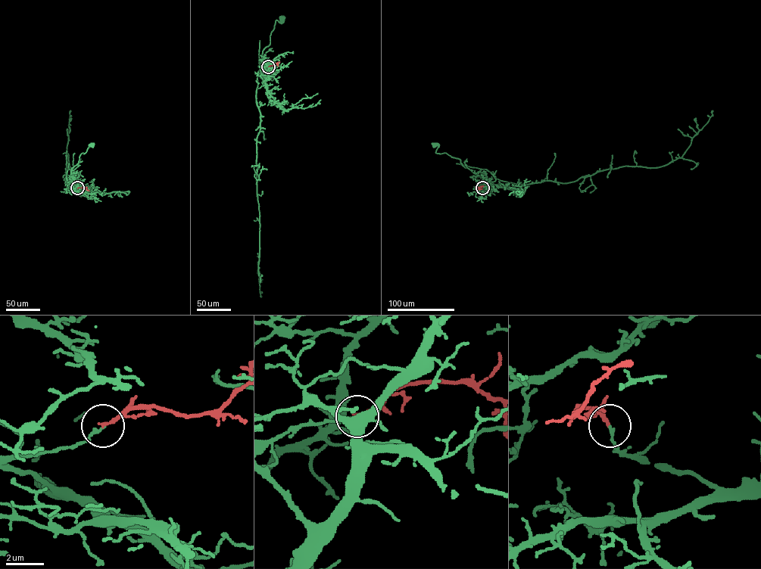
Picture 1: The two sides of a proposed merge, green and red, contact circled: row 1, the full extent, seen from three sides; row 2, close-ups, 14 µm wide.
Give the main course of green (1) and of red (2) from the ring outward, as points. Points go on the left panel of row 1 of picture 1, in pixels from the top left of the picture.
1: (77, 188), (73, 189), (76, 191), (75, 186), (70, 181), (71, 168), (78, 163), (80, 155), (92, 144)
2: (77, 188), (83, 186), (87, 189)

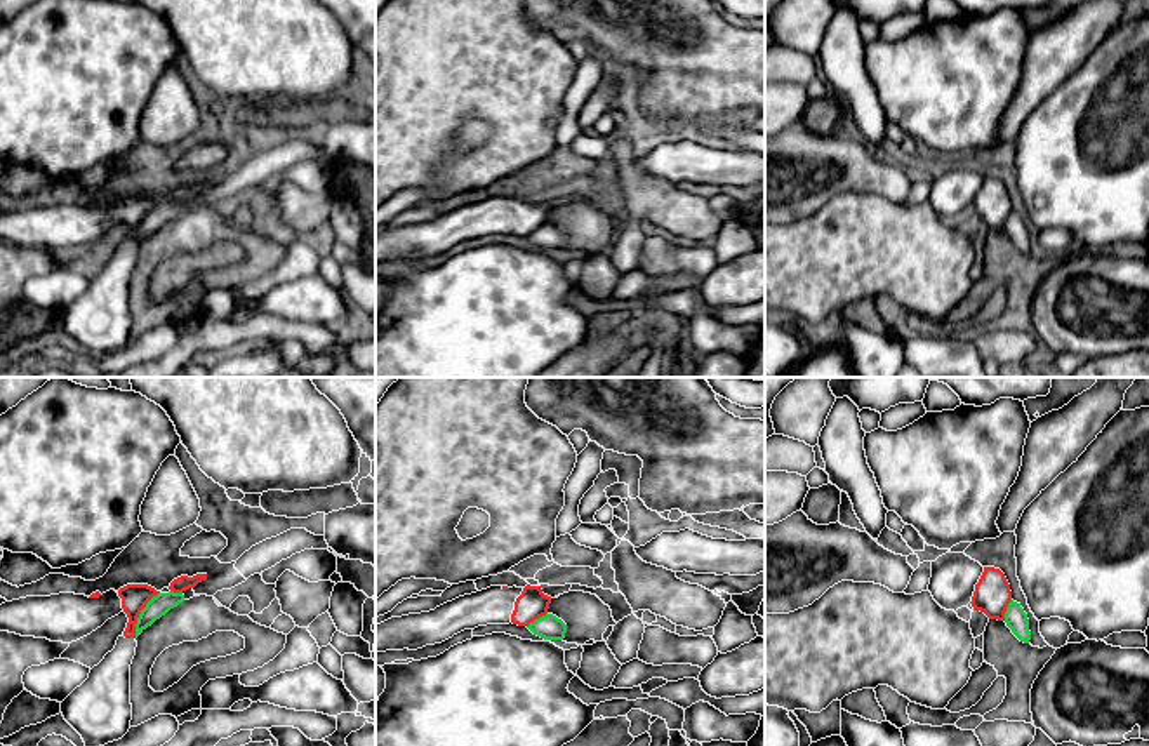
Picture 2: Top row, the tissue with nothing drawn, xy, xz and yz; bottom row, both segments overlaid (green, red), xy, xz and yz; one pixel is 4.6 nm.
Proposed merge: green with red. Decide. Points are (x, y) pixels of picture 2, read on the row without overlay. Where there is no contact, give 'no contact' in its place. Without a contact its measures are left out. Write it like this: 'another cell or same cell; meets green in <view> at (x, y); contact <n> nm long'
another cell; meets green in xy at (139, 225); contact 240 nm long

